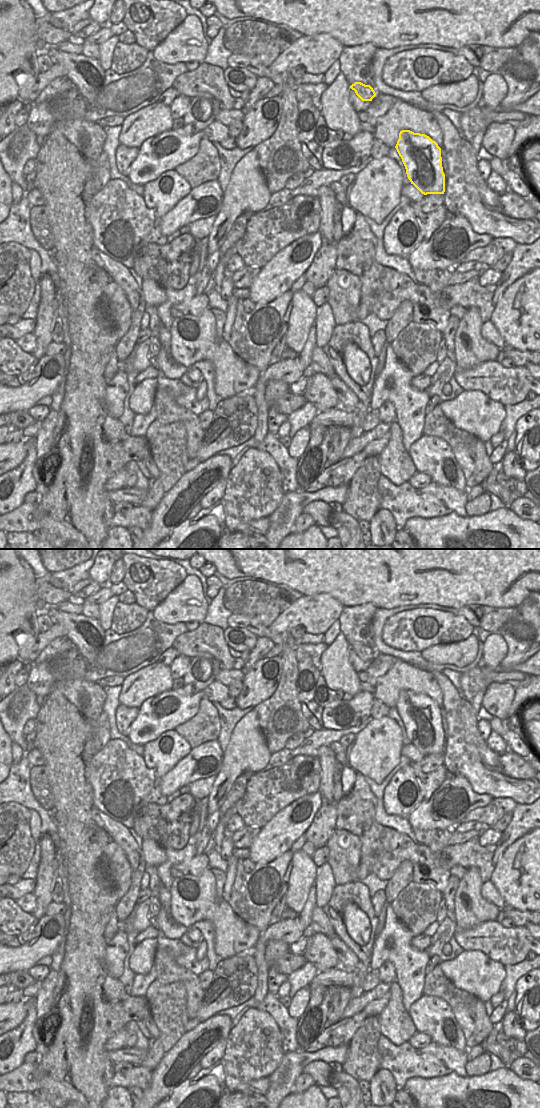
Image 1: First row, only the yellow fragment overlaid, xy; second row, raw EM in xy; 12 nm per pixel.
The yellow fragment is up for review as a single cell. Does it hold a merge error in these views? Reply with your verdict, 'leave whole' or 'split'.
split

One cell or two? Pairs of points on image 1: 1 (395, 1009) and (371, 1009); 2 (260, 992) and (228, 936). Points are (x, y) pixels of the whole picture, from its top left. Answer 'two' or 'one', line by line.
1: two
2: two

